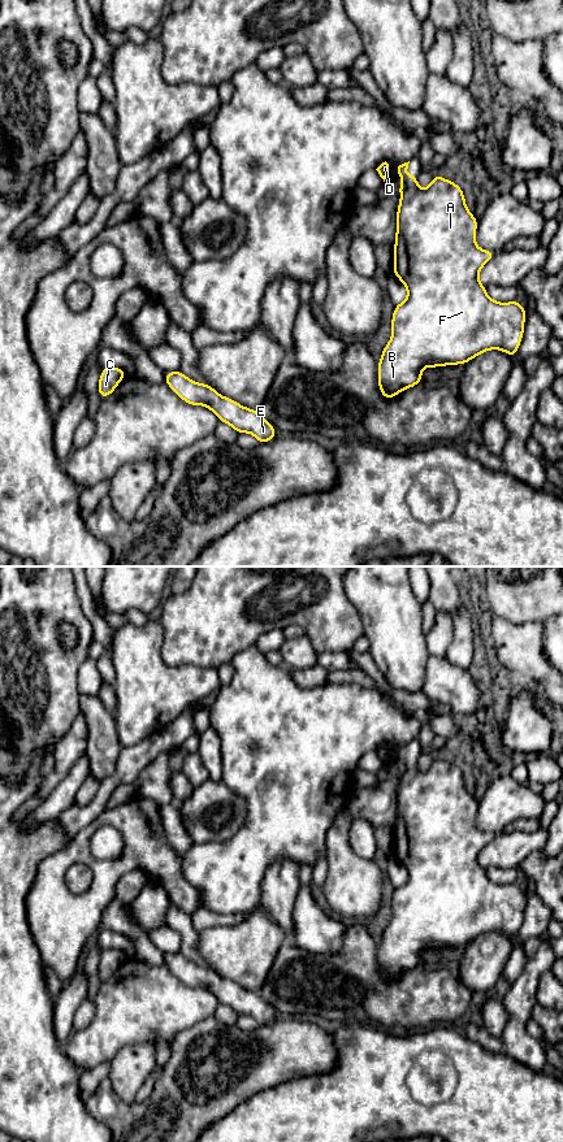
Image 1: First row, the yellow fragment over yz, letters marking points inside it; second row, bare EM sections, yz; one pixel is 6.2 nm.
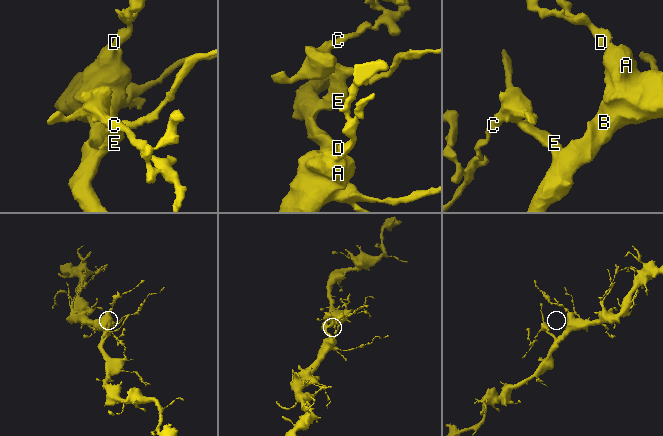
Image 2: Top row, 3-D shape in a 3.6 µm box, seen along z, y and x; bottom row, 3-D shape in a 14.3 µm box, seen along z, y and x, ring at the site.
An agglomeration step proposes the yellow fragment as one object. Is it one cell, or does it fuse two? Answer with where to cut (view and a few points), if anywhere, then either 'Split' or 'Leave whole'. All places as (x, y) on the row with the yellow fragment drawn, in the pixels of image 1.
No split. Leave whole

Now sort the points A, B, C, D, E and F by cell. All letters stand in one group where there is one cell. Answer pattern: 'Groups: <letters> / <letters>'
Groups: A B C D E F

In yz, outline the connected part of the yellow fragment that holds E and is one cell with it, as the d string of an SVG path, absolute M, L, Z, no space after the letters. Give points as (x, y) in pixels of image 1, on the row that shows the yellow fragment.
M181 370L165 373L164 381L185 403L207 407L220 422L229 424L238 434L252 434L259 443L267 443L278 434L259 411L246 408L238 401L220 395L209 385L198 383Z

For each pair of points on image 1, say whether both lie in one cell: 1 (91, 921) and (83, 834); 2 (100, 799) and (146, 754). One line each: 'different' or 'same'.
1: same
2: same

